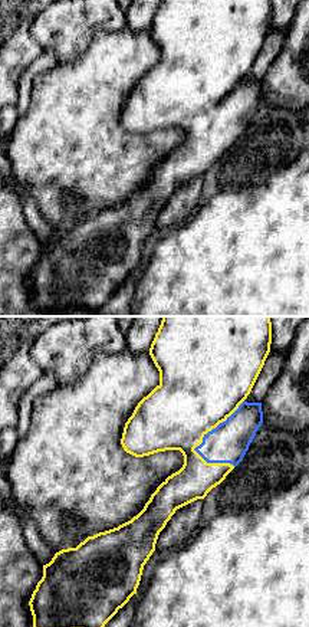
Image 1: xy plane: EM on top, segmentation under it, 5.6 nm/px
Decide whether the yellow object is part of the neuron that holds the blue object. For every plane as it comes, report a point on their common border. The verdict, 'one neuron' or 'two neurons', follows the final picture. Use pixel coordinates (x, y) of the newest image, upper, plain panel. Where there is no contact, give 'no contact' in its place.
meets blue at (211, 108)

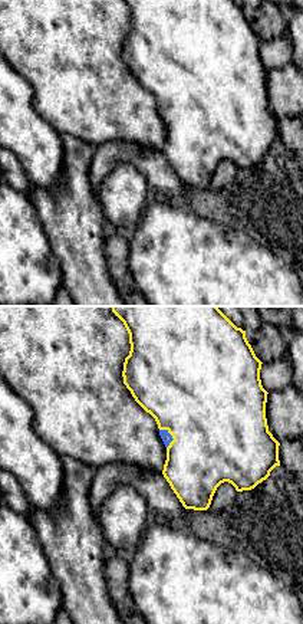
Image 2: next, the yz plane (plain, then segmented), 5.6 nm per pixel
meets blue at (171, 114)

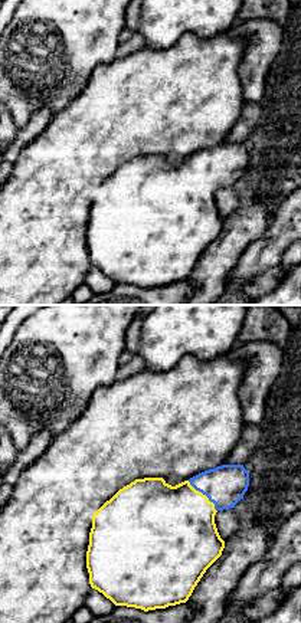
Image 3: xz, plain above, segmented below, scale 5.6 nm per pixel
meets blue at (205, 171)

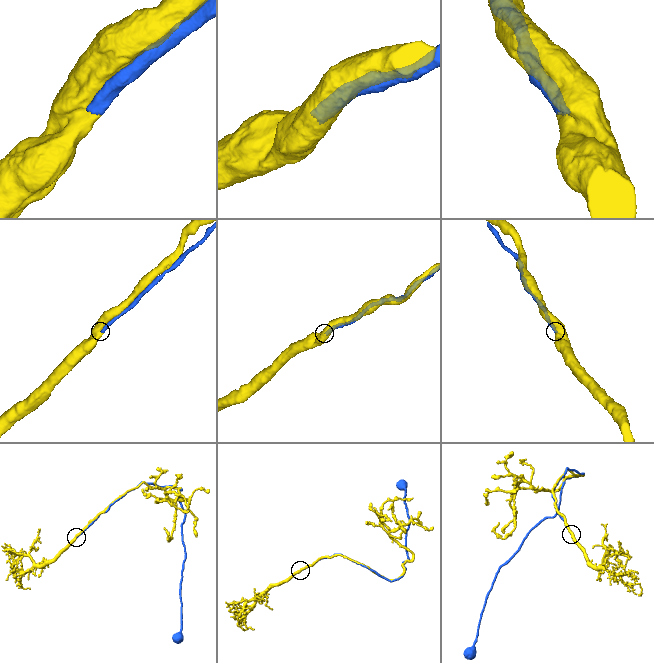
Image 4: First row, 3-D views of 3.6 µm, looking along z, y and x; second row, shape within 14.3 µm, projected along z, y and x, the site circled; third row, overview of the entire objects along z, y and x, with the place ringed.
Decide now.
one neuron

